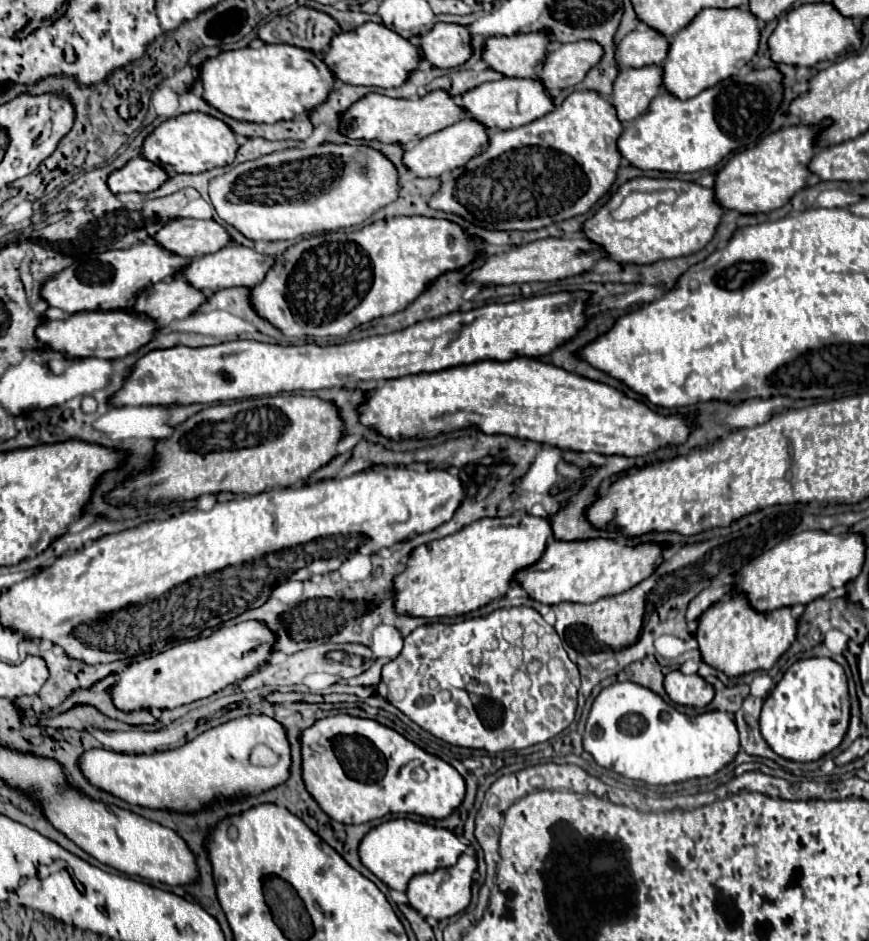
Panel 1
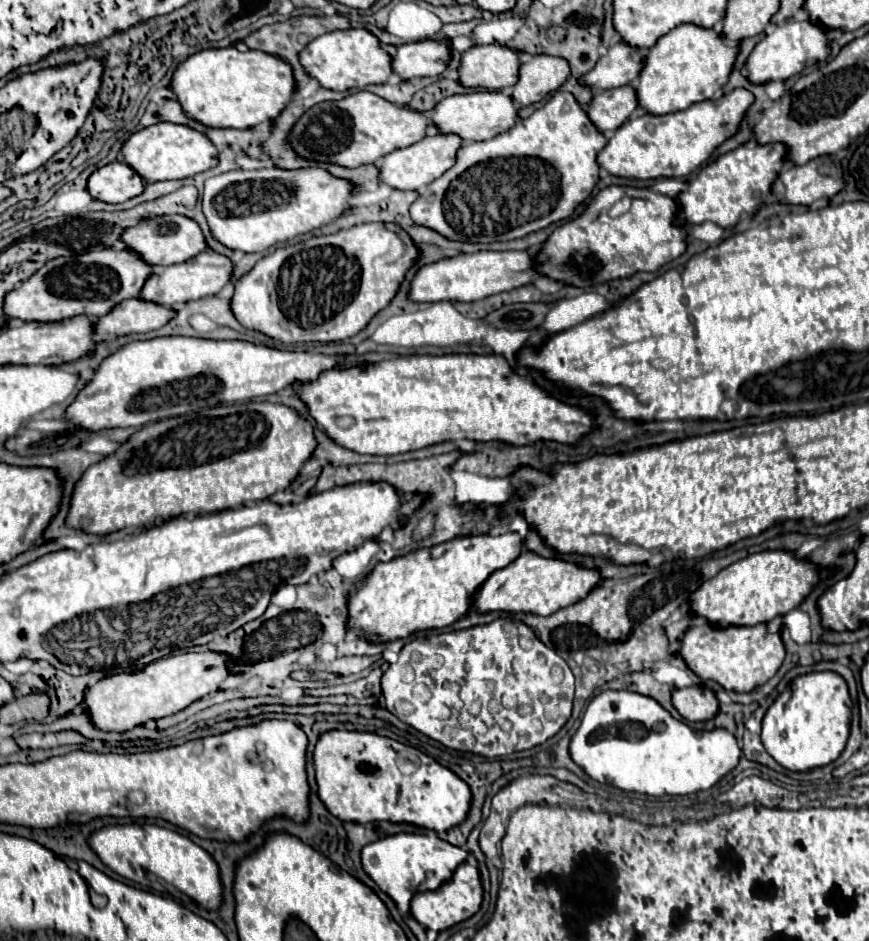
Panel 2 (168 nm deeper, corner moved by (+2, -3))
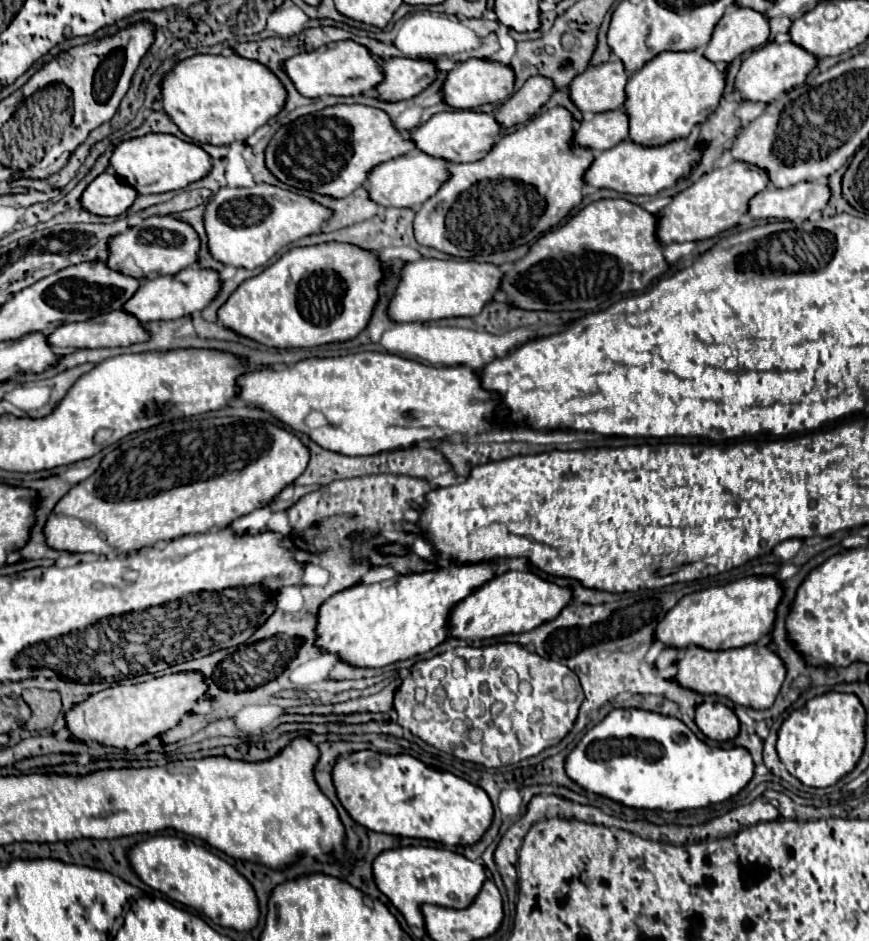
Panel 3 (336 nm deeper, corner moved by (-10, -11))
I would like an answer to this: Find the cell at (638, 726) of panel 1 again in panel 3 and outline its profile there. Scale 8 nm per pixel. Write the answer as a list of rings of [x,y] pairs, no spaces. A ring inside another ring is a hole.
[[[637,708],[613,710],[585,732],[579,744],[565,758],[567,776],[579,784],[583,790],[615,800],[621,806],[639,810],[691,810],[705,808],[709,804],[725,802],[739,794],[747,782],[753,778],[753,760],[745,748],[711,748],[701,742],[681,720],[671,716],[661,716],[655,712],[645,712]]]

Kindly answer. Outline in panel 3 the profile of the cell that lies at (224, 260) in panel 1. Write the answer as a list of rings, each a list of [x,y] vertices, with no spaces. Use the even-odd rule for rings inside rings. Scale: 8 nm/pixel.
[[[197,264],[191,268],[183,268],[183,272],[177,272],[175,276],[157,276],[155,280],[139,280],[139,288],[127,304],[123,304],[123,312],[139,318],[141,324],[153,322],[153,320],[177,320],[183,316],[189,316],[193,312],[201,312],[219,292],[219,276],[213,270],[205,270]]]

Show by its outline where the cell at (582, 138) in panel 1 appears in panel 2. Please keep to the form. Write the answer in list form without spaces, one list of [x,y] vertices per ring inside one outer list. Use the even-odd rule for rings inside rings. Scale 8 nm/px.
[[[555,92],[551,100],[511,130],[483,142],[463,144],[457,162],[441,178],[419,190],[411,218],[449,240],[497,242],[515,240],[571,218],[591,196],[599,180],[597,154],[607,136],[591,124],[571,92]]]

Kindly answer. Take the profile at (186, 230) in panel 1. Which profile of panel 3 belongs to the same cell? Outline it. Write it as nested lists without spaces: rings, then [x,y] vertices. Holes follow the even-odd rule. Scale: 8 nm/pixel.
[[[149,216],[139,226],[131,226],[125,232],[109,240],[107,266],[121,274],[133,278],[157,278],[165,274],[175,274],[197,262],[199,236],[195,230],[173,216]]]

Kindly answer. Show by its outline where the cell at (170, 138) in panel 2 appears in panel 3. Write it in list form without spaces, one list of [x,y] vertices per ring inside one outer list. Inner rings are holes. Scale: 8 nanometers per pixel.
[[[145,134],[139,138],[123,140],[109,158],[109,168],[125,180],[139,194],[157,194],[181,190],[187,184],[203,178],[211,170],[211,156],[197,144],[189,144],[171,134]]]

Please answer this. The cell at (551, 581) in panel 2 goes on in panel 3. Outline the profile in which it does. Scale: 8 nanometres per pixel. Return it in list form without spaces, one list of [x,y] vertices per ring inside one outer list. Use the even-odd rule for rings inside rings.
[[[529,570],[523,572],[505,572],[501,576],[495,576],[475,592],[471,592],[467,598],[463,598],[449,614],[447,626],[449,634],[459,640],[487,640],[487,638],[499,638],[507,634],[521,634],[529,632],[543,622],[549,622],[559,616],[559,612],[565,608],[565,604],[571,600],[569,588],[559,588],[553,582],[541,580]]]

